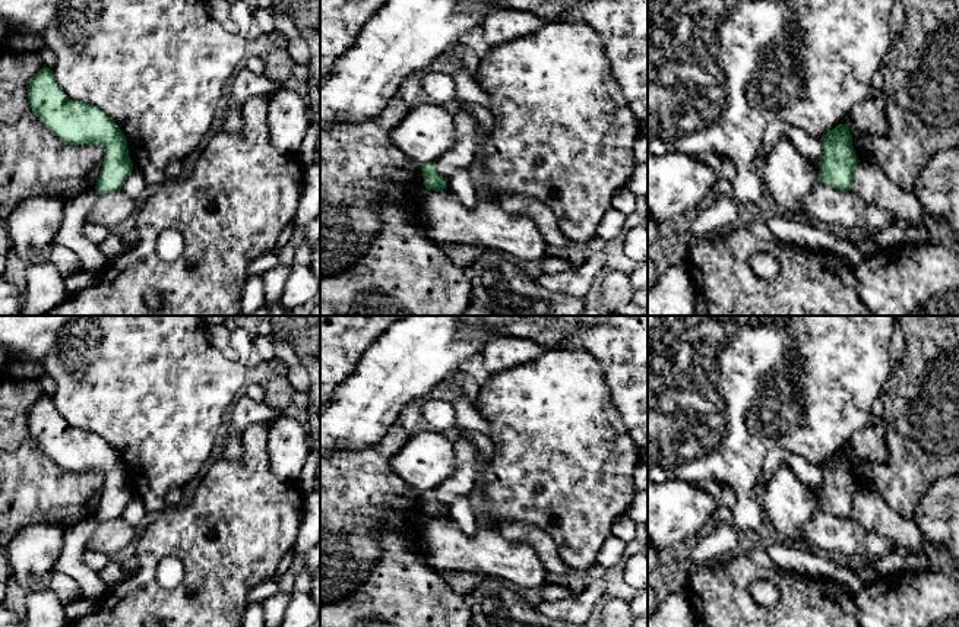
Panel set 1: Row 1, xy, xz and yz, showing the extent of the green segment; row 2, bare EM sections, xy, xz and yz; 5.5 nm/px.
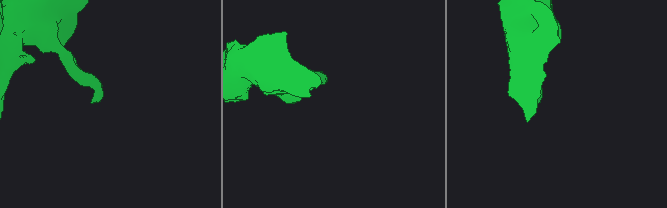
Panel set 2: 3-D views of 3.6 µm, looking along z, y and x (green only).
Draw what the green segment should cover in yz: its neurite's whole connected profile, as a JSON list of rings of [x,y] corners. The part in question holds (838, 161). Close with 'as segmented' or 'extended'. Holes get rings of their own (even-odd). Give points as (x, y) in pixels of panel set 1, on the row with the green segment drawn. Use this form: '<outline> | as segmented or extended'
[[[839,124],[829,130],[820,140],[823,155],[820,159],[822,171],[817,174],[817,181],[835,190],[851,190],[857,172],[857,155],[848,124]]] | as segmented

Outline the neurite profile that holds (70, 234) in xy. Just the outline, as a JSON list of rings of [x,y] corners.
[[[92,189],[64,202],[64,218],[53,240],[53,244],[75,251],[86,272],[99,272],[107,265],[99,246],[83,235],[83,225],[98,196]]]

